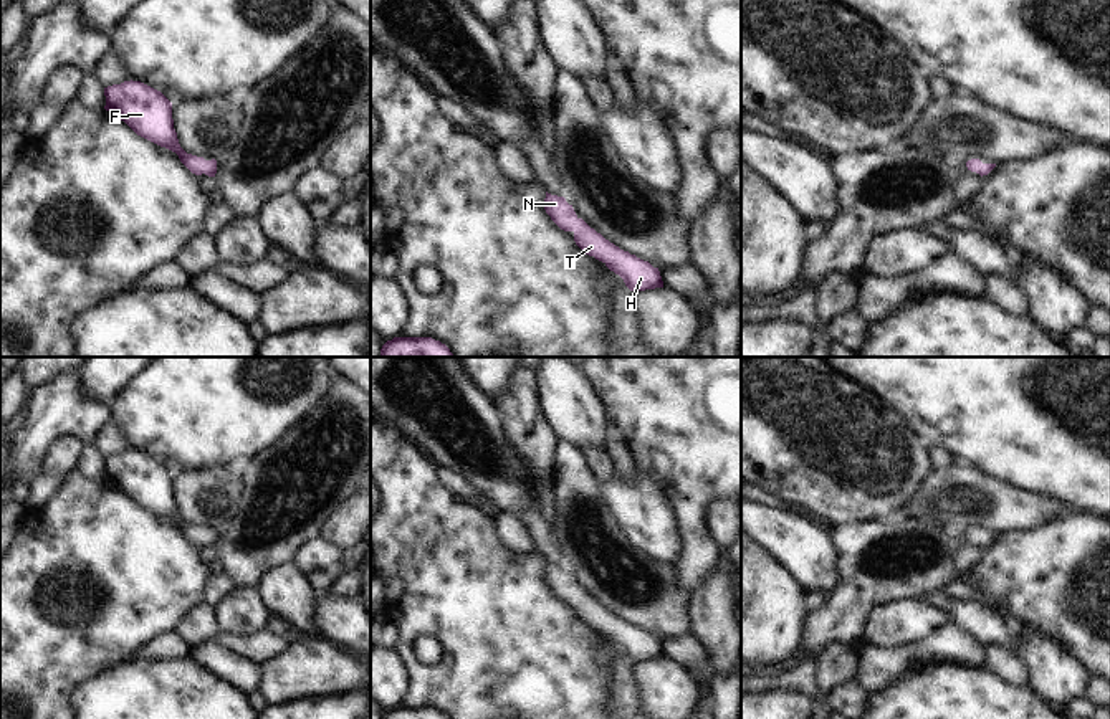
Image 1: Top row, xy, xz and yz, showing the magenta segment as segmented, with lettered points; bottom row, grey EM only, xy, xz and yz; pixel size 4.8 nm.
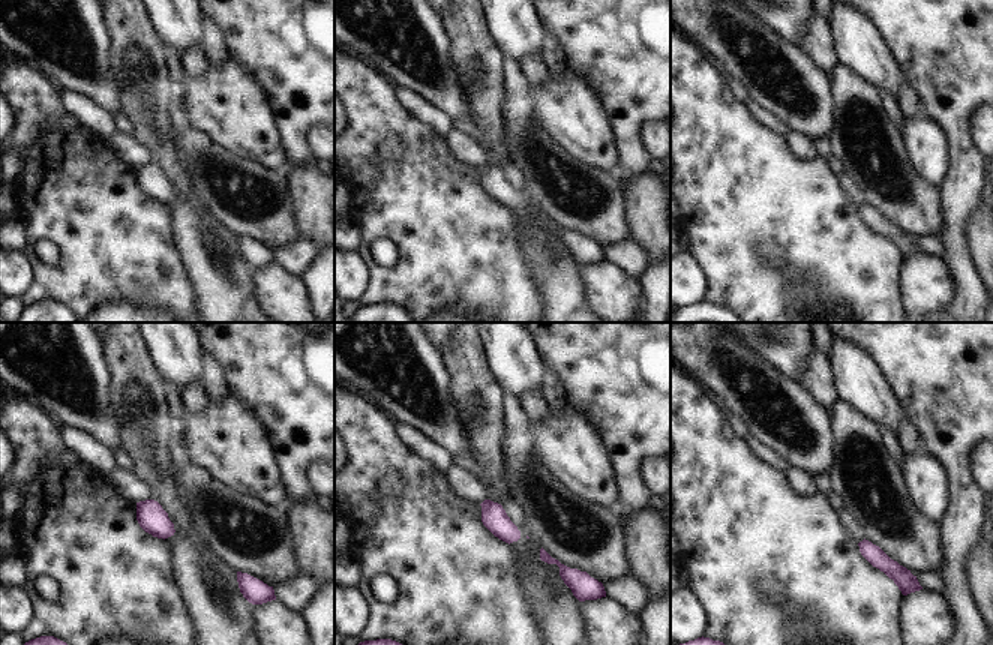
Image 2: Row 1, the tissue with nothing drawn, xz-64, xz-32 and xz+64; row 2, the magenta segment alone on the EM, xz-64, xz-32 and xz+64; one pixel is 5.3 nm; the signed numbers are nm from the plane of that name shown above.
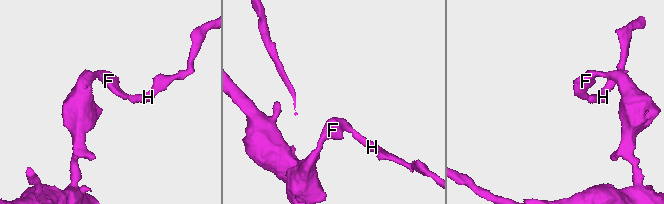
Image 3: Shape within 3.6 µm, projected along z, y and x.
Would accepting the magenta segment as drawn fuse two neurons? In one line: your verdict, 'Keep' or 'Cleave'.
Keep

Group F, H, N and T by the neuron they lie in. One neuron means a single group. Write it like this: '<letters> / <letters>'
F H N T

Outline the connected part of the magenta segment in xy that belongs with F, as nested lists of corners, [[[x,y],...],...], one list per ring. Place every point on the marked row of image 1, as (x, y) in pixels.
[[[124,81],[104,88],[104,109],[124,121],[137,136],[175,152],[195,175],[215,177],[217,160],[187,154],[177,139],[172,102],[157,89],[141,81]]]

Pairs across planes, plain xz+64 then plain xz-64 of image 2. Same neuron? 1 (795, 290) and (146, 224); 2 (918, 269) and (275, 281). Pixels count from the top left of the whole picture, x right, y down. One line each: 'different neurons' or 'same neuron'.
1: same neuron
2: same neuron

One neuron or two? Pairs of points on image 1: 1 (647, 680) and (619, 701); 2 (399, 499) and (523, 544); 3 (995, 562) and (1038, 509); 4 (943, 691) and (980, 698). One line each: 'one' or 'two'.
1: two
2: two
3: two
4: one

